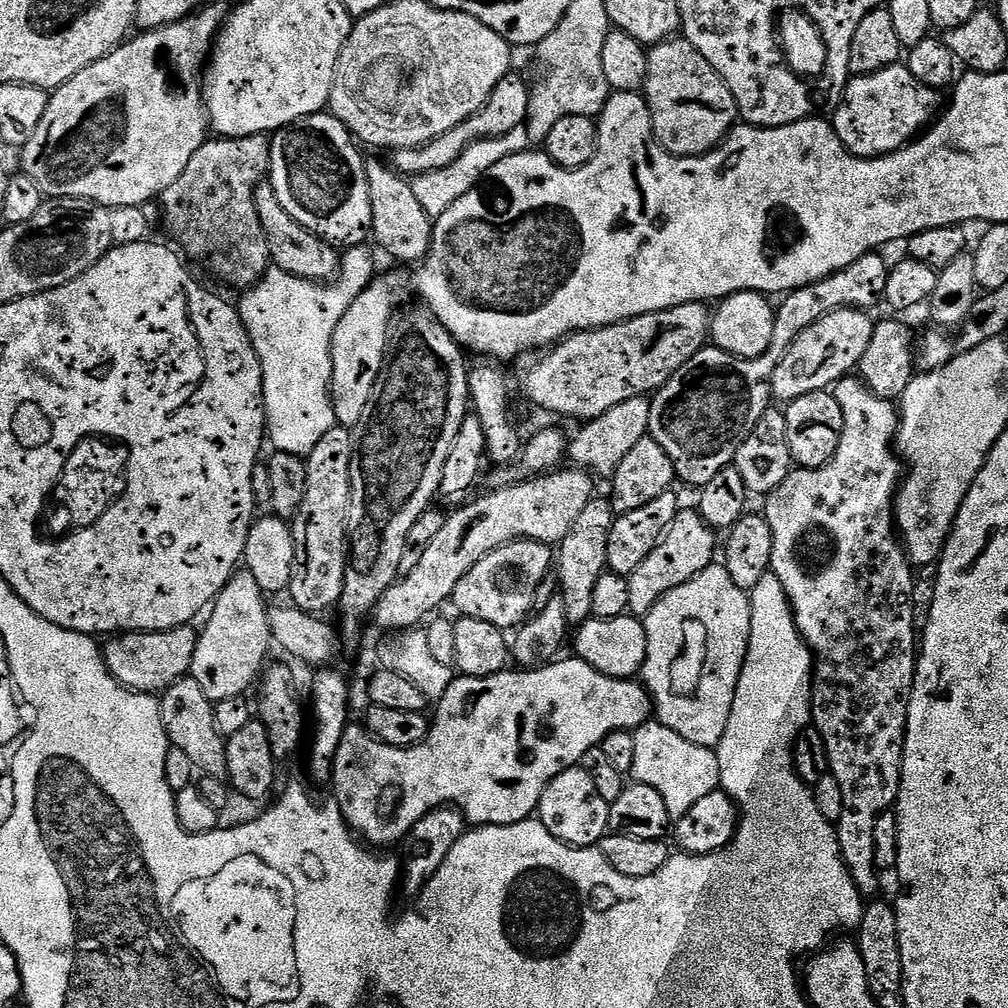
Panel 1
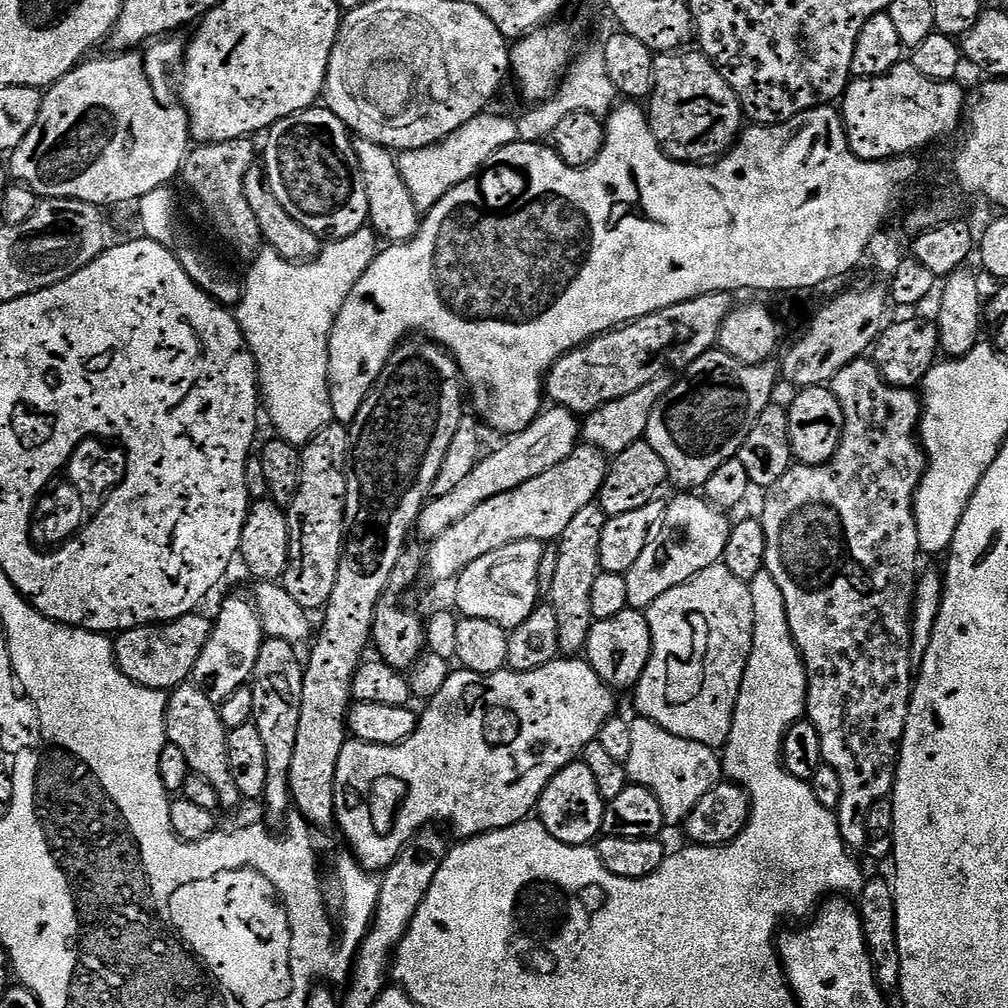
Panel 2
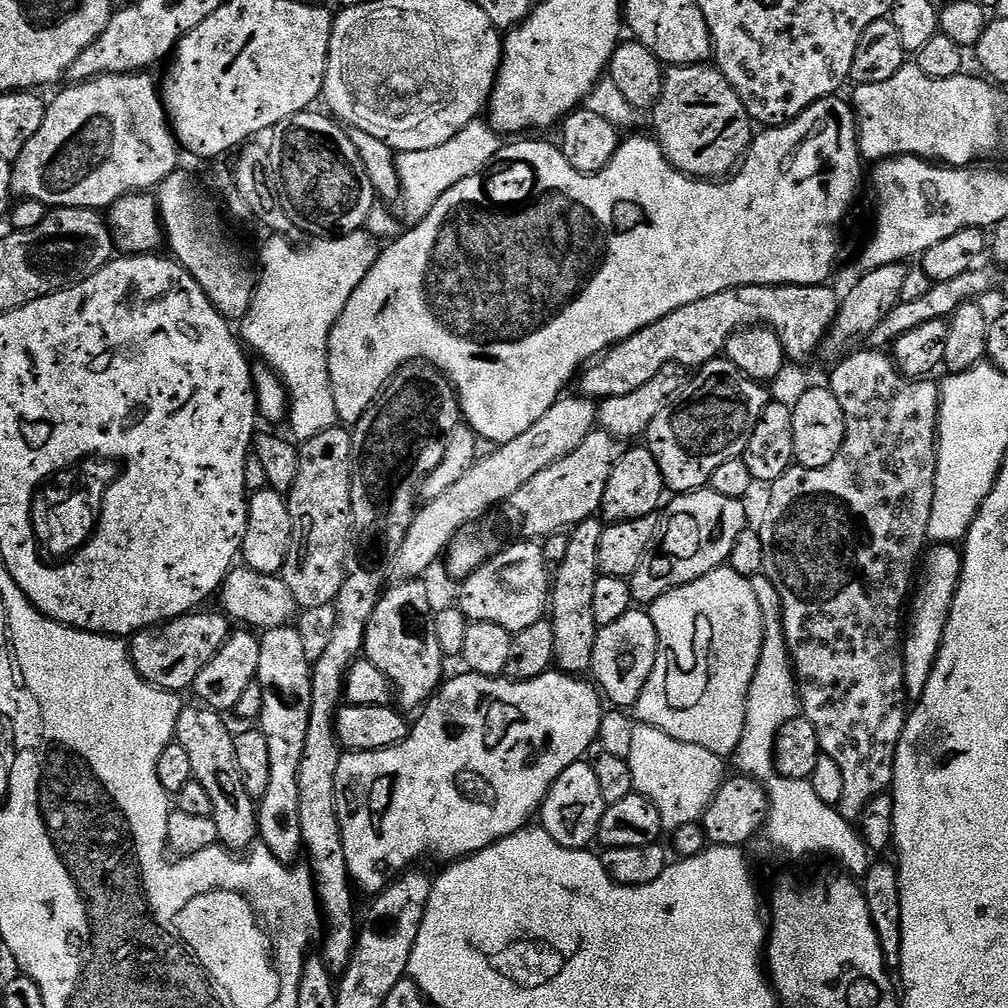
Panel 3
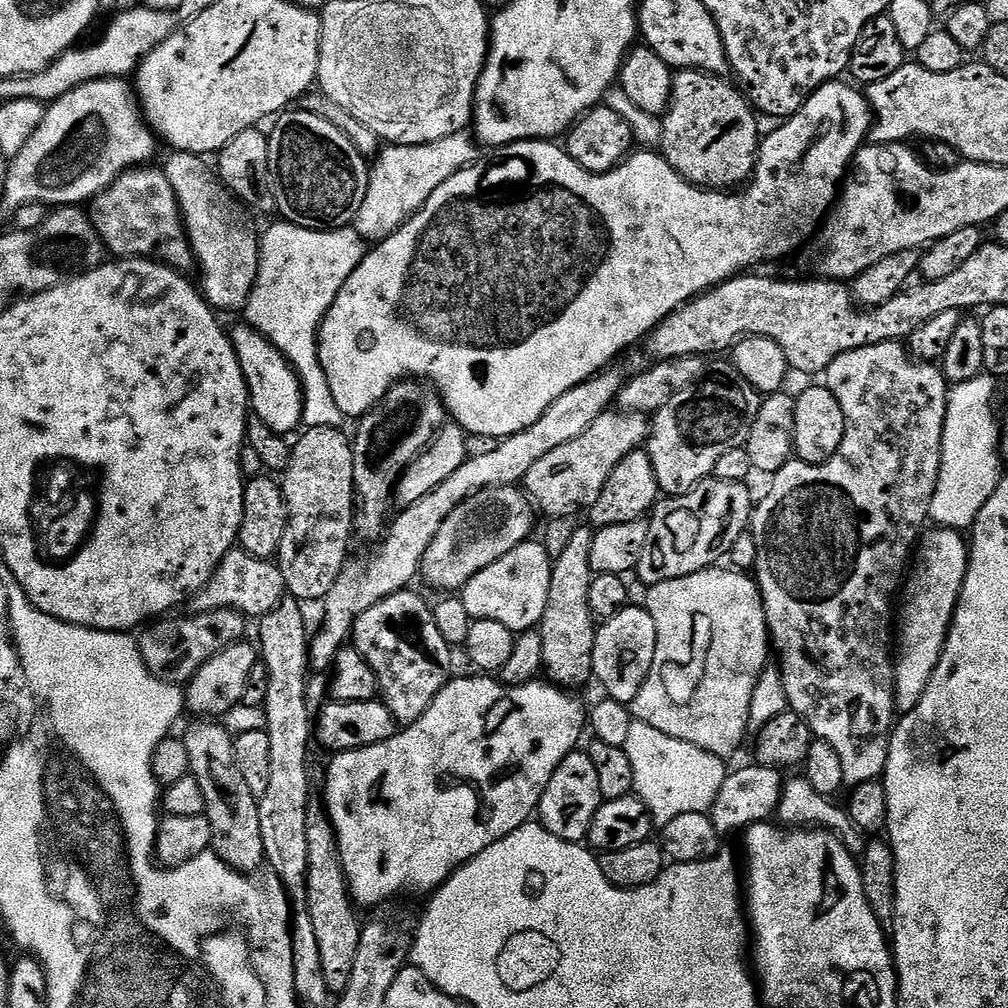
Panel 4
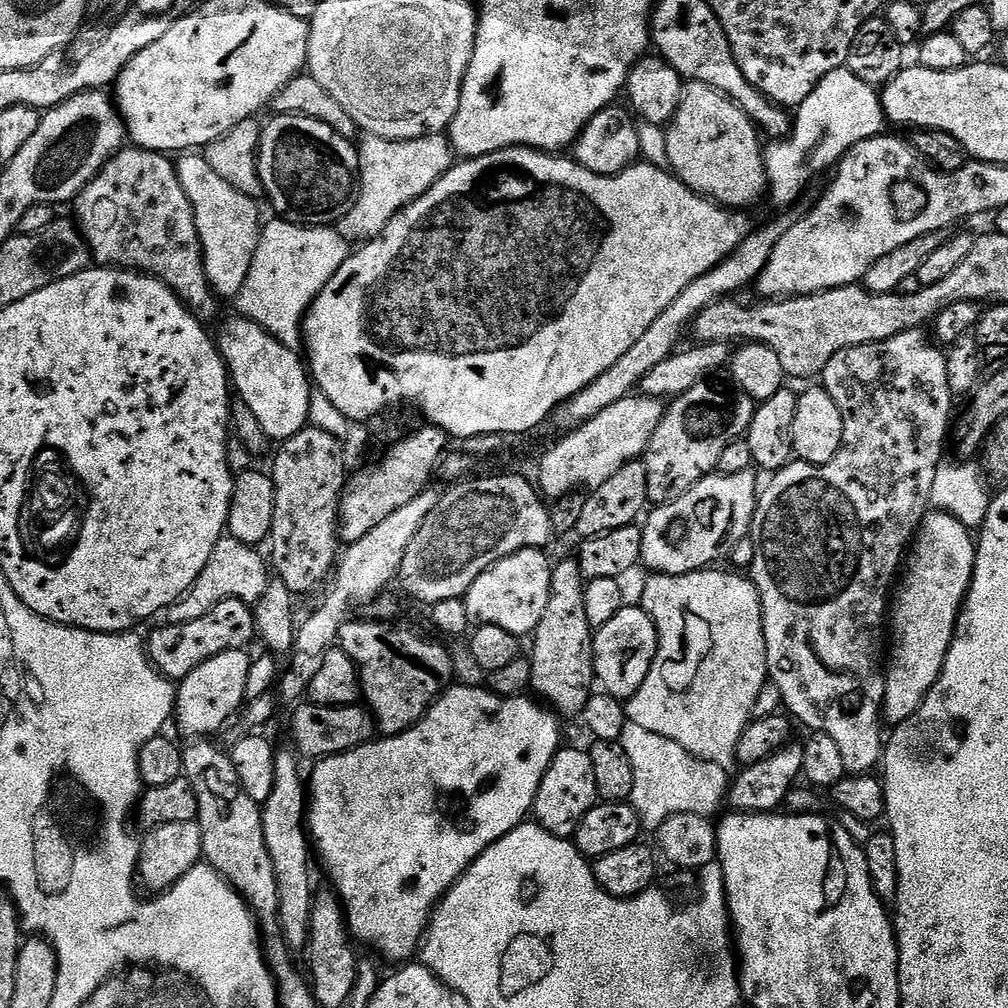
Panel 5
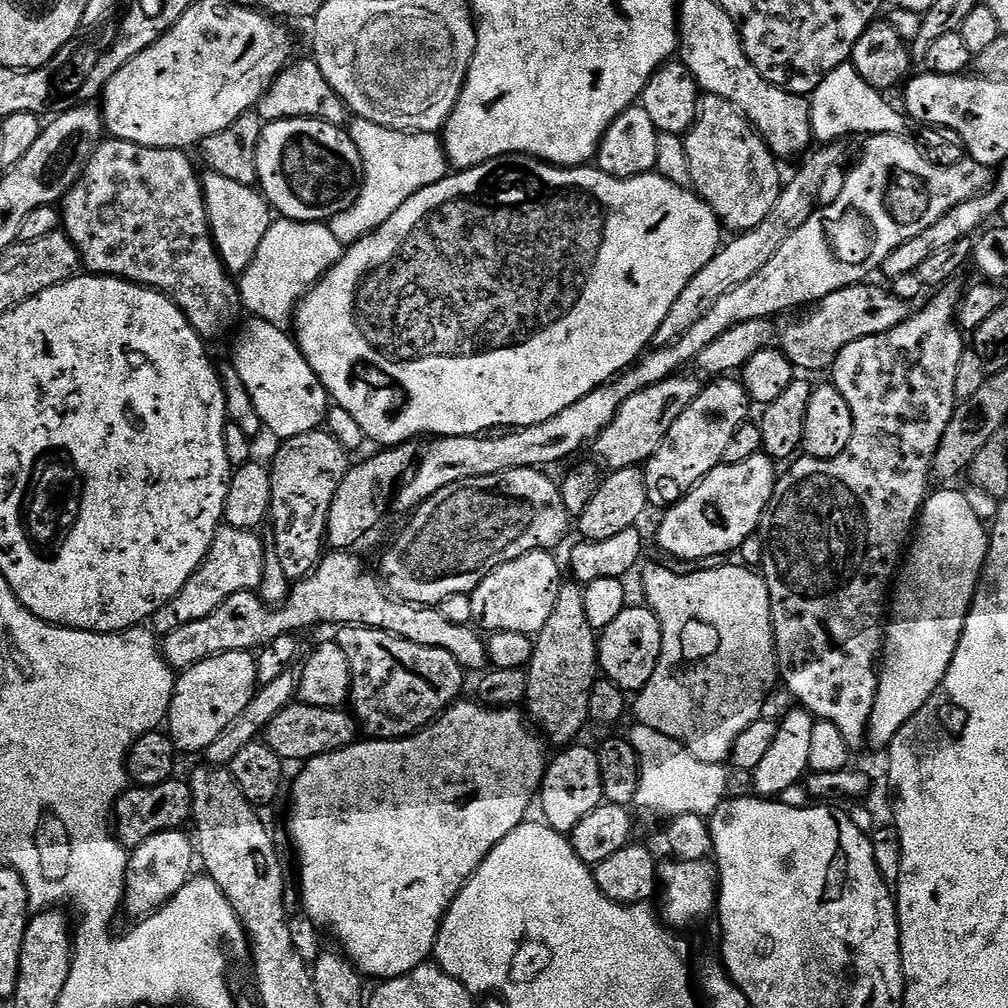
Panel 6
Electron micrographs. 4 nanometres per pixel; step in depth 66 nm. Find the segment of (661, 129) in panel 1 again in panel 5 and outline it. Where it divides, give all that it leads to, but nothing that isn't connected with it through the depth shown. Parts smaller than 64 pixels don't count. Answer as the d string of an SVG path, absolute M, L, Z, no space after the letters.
M689 80L684 85L682 102L676 111L676 117L666 128L667 167L692 192L719 204L729 210L748 210L751 204L765 199L769 191L768 171L764 165L764 148L761 133L751 118L724 92L719 92L706 82Z

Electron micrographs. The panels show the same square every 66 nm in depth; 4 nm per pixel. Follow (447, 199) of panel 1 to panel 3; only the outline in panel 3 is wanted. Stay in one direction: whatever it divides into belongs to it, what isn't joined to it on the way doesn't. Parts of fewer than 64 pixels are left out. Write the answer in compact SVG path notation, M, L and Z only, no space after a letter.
M477 118L458 130L458 134L450 138L450 142L442 142L442 146L434 150L399 153L396 158L396 170L400 179L398 204L404 207L404 216L408 222L426 218L426 214L434 210L434 202L438 202L438 198L442 198L442 194L446 194L450 186L462 182L462 178L481 175L488 163L500 153L501 147L501 133L491 123Z

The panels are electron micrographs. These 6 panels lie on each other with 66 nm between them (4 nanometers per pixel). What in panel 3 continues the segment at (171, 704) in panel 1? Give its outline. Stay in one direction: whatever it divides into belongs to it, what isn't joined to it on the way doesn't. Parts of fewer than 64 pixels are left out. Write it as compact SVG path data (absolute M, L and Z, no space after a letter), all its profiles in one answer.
M192 702L192 705L181 707L177 716L175 743L186 750L190 758L190 770L192 779L202 782L202 787L206 789L206 795L210 798L212 807L212 821L218 826L218 841L223 847L229 850L244 850L257 839L256 830L256 809L257 801L246 794L246 786L242 786L242 774L238 774L238 762L234 762L234 735L233 729L228 729L228 724L223 720L221 713L217 709L201 706L199 703Z

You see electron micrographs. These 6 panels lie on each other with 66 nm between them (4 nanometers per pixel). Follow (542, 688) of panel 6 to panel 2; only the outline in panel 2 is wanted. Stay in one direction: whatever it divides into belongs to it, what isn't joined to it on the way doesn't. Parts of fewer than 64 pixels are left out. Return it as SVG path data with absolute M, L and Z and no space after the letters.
M599 503L587 504L582 510L578 510L578 514L574 514L574 522L566 526L558 541L558 567L555 571L553 589L550 590L547 599L554 614L558 614L560 651L568 658L583 653L588 646L590 630L594 623L590 614L590 593L594 587L594 578L598 578L602 570L598 548L602 546L602 530L608 517L601 510Z

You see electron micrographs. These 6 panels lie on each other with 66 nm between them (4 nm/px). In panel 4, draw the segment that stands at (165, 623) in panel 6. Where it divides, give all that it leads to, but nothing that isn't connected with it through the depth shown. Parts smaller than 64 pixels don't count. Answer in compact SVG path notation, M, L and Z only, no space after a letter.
M237 546L226 554L226 558L222 558L210 582L191 597L190 605L192 604L193 613L233 608L245 618L251 618L251 616L263 618L280 605L285 594L286 589L279 563L254 558L243 548Z

